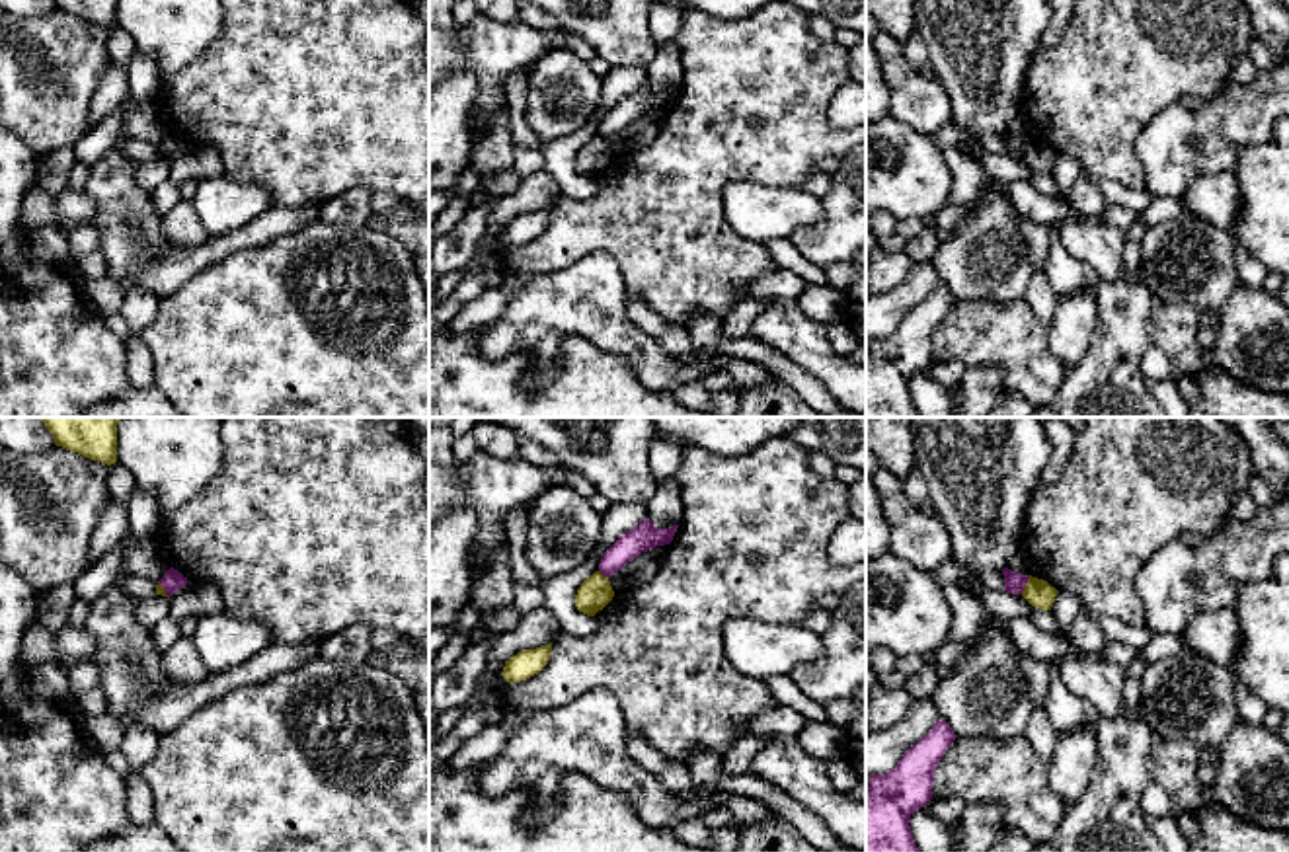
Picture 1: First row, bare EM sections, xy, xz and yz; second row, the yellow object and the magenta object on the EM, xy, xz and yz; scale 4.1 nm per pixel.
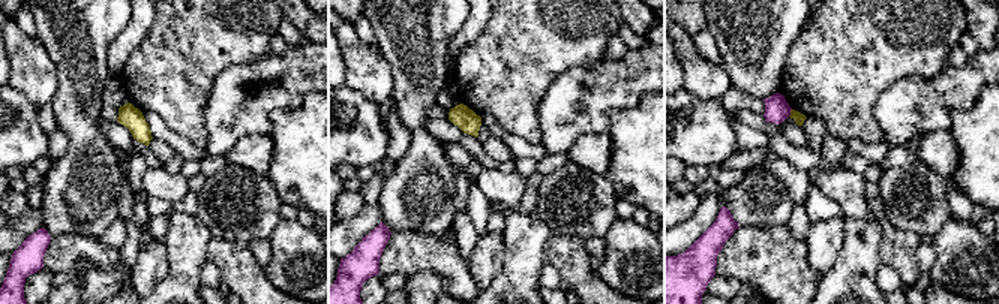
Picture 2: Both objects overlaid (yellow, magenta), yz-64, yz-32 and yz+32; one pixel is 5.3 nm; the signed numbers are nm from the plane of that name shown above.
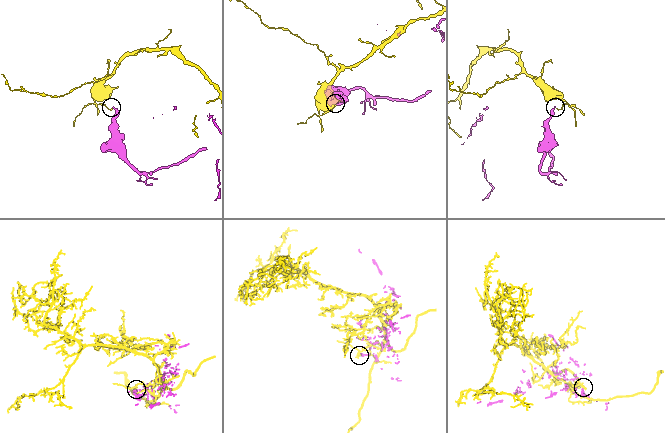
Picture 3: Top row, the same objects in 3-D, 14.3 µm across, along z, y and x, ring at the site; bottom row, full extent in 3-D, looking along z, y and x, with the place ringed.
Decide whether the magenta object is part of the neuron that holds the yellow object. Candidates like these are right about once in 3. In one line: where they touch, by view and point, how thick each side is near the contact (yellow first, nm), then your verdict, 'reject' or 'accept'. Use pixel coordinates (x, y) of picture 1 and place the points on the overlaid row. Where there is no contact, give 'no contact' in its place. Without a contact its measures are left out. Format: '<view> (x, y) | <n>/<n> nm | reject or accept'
yz (1026, 585) | 110/90 nm | reject

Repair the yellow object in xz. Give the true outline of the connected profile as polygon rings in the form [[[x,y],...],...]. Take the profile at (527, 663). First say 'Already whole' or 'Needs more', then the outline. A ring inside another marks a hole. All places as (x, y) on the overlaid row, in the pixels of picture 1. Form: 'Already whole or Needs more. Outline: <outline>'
Already whole. Outline: [[[552,643],[540,645],[536,649],[523,649],[509,661],[505,661],[501,675],[511,684],[527,680],[538,675],[546,667],[546,663],[550,661],[550,653],[552,653]]]

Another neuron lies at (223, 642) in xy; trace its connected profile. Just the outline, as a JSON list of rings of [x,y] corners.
[[[224,610],[197,618],[193,643],[211,673],[230,671],[273,643],[271,630]]]

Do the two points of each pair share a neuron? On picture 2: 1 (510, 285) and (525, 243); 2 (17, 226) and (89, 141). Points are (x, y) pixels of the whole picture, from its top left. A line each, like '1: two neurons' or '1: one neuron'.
1: one neuron
2: two neurons

